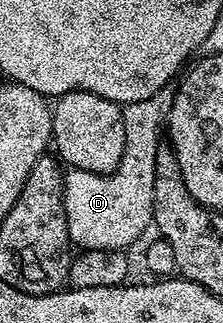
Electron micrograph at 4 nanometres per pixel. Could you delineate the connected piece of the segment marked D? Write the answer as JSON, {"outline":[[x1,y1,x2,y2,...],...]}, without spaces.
{"outline":[[176,84,144,98,122,104,123,133,126,134,123,155,115,172,97,172,70,168,65,174,64,209,68,219,69,238,78,248,90,251,120,250,137,240,153,220,155,153,161,146,159,131,174,105]]}

